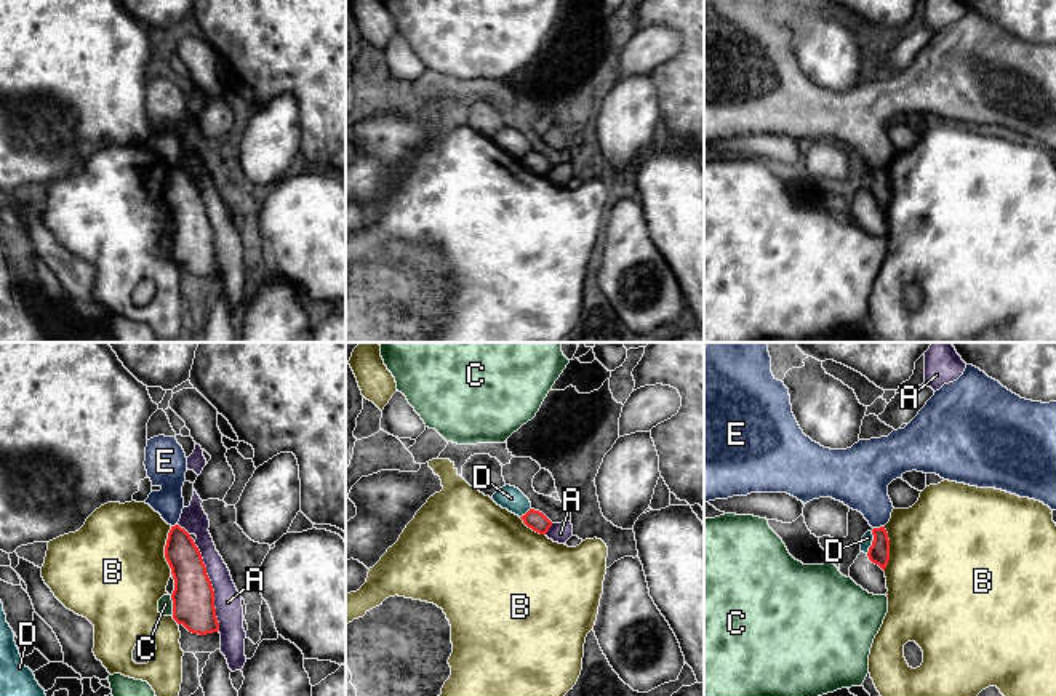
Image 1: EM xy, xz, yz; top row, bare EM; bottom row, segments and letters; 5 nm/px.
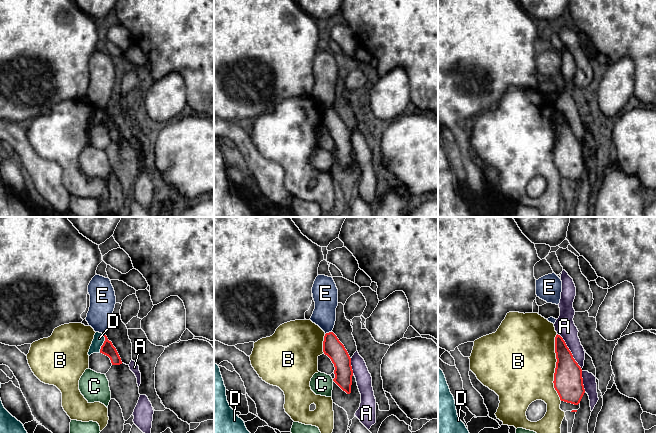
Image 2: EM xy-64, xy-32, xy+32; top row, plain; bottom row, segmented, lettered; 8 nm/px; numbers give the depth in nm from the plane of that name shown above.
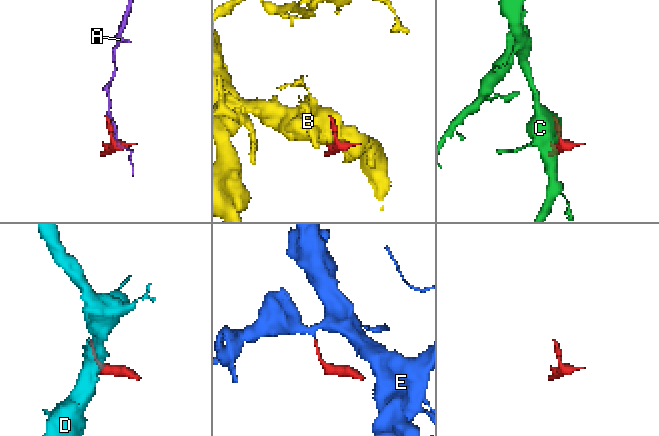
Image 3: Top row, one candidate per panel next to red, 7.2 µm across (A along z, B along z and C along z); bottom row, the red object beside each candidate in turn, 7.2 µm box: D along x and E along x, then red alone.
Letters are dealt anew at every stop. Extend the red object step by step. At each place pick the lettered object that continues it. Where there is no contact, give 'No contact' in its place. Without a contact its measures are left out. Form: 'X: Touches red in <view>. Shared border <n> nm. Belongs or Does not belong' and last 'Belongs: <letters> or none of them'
A: Touches red in xy. Shared border 460 nm. Does not belong
B: Touches red in xy. Shared border 240 nm. Does not belong
C: Touches red in xy. Shared border 110 nm. Does not belong
D: Touches red in yz. Shared border 120 nm. Does not belong
E: Touches red in yz. Shared border 60 nm. Does not belong
Belongs: none of them

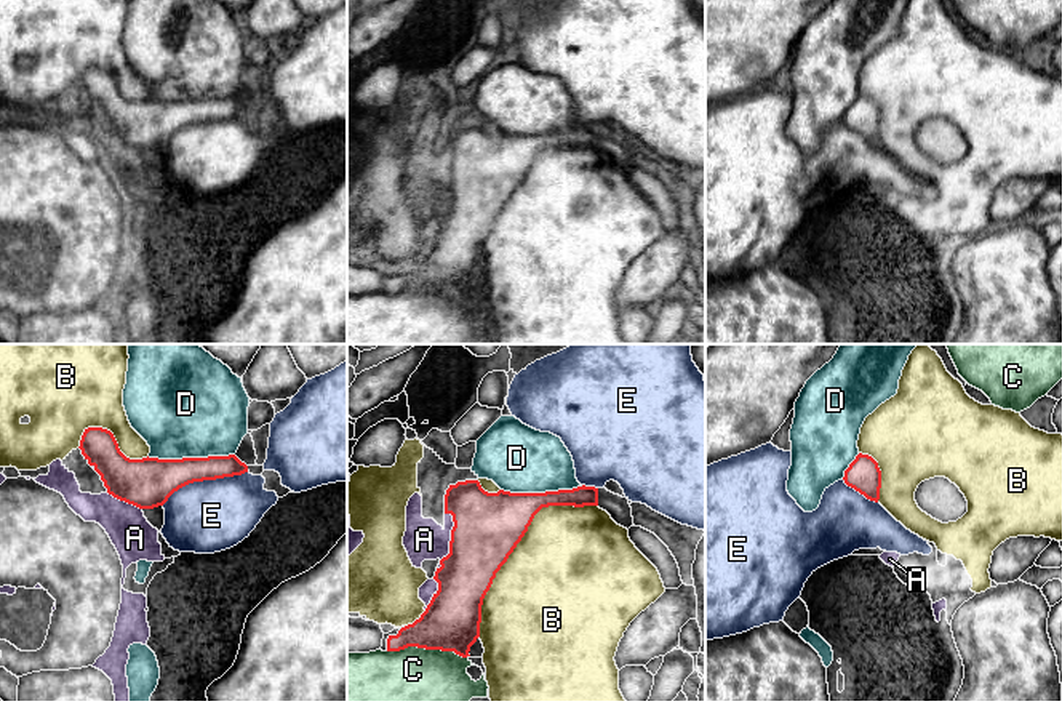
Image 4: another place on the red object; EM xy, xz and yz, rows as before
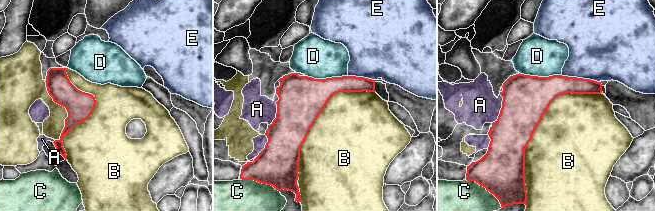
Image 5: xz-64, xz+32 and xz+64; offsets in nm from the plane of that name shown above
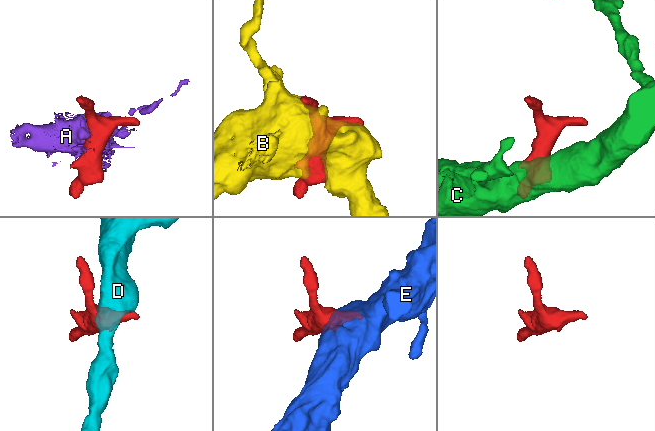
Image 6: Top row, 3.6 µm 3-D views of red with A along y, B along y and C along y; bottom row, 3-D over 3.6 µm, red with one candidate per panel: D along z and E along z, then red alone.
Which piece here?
A: Touches red in xz. Shared border 260 nm. Does not belong
B: Touches red in xz. Shared border 900 nm. Does not belong
C: Touches red in xz. Shared border 400 nm. Does not belong
D: Touches red in xy. Shared border 440 nm. Does not belong
E: Touches red in xy. Shared border 480 nm. Does not belong
Belongs: none of them

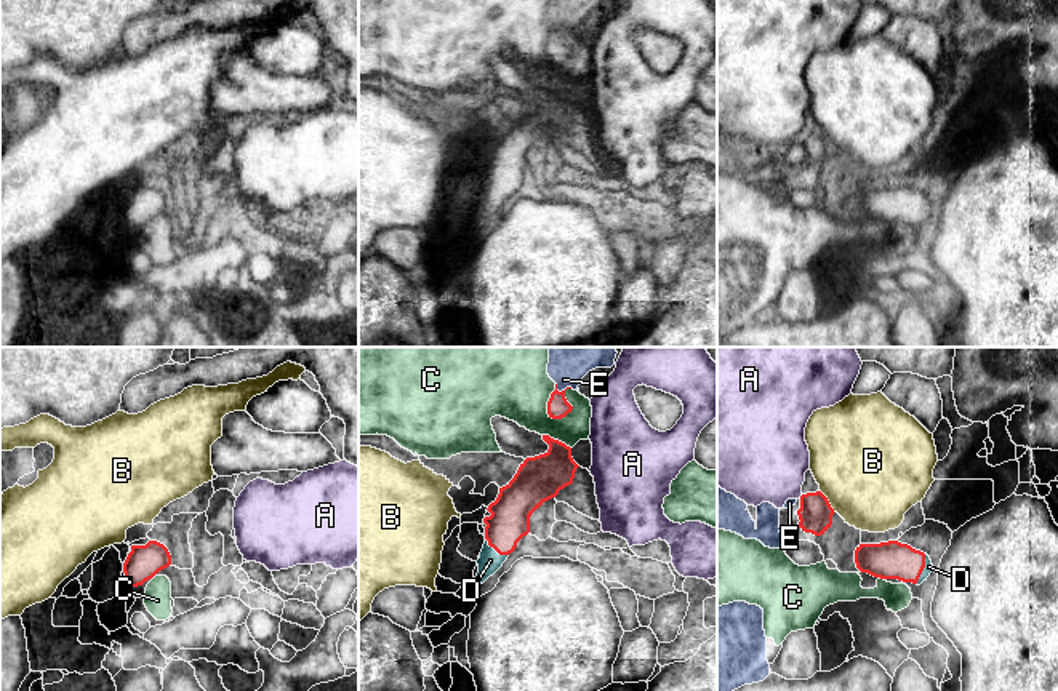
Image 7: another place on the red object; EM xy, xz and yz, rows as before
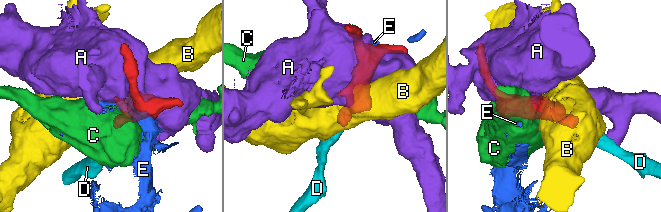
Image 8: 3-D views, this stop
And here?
A: Touches red in yz. Shared border 30 nm. Does not belong
B: Touches red in yz. Shared border 130 nm. Does not belong
C: Touches red in xz. Shared border 190 nm. Does not belong
D: Touches red in yz. Shared border 160 nm. Belongs
E: Touches red in xz. Shared border 90 nm. Does not belong
Belongs: D

